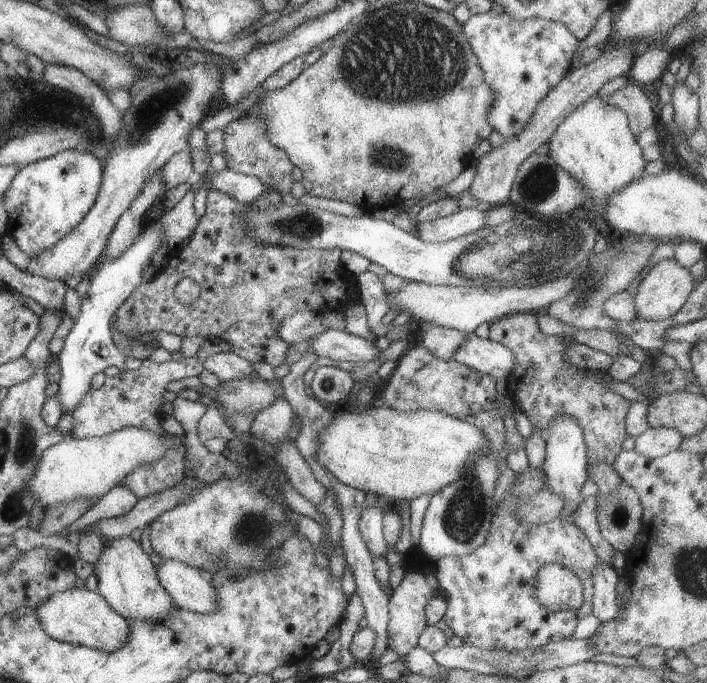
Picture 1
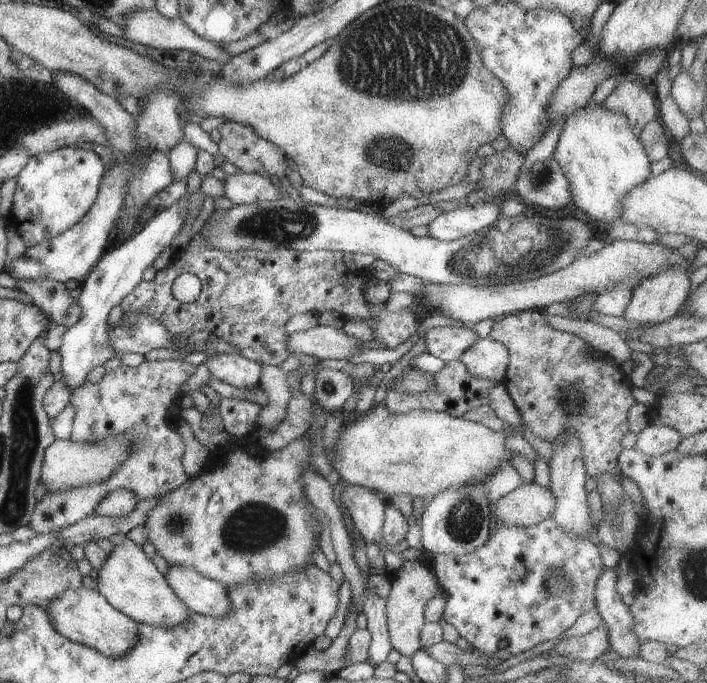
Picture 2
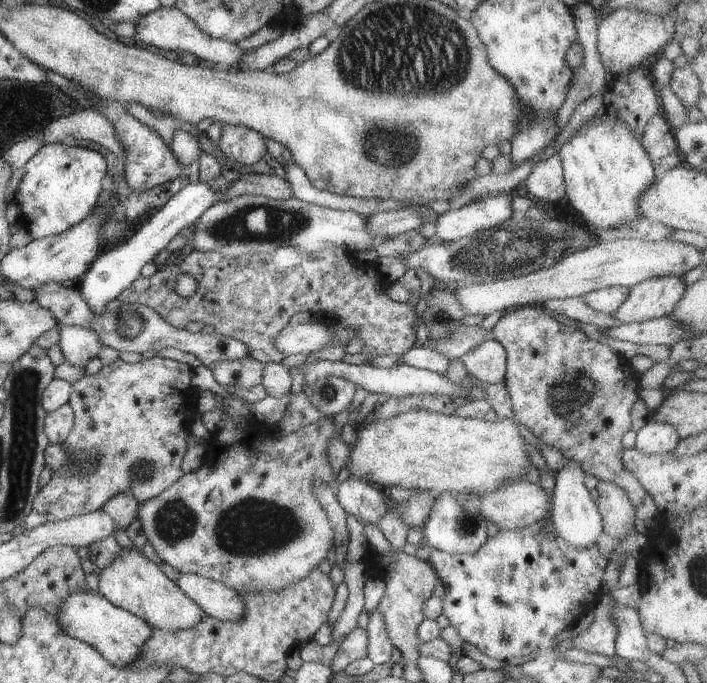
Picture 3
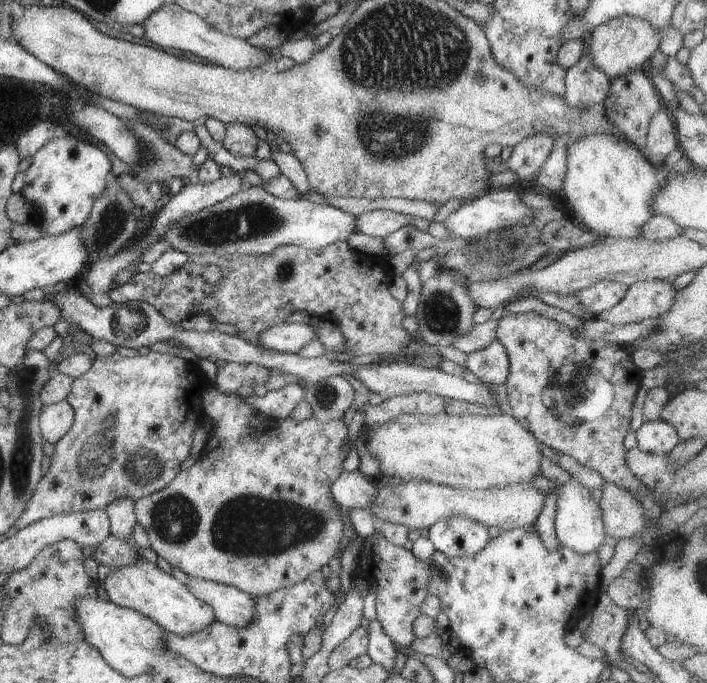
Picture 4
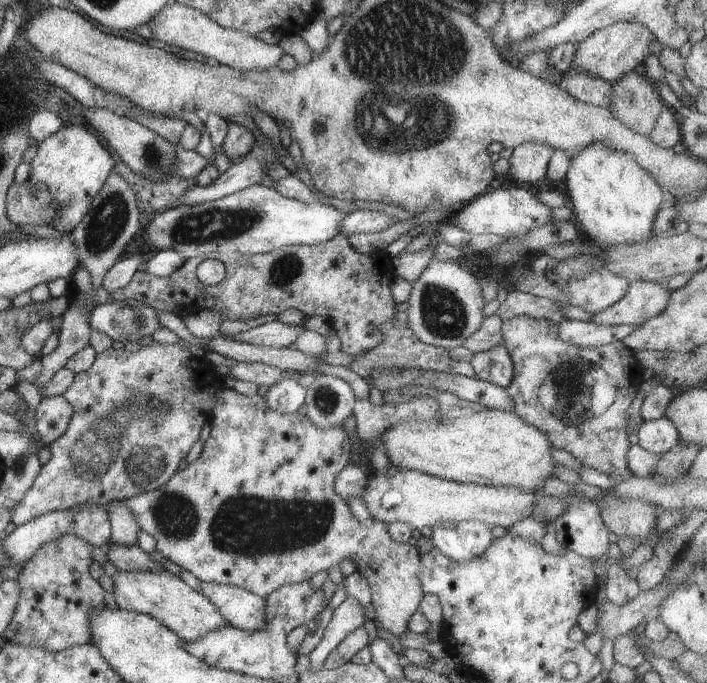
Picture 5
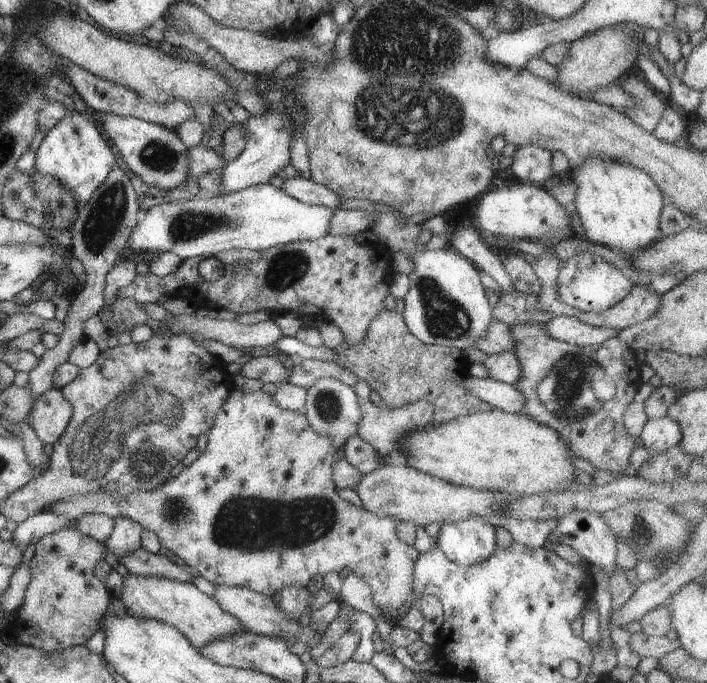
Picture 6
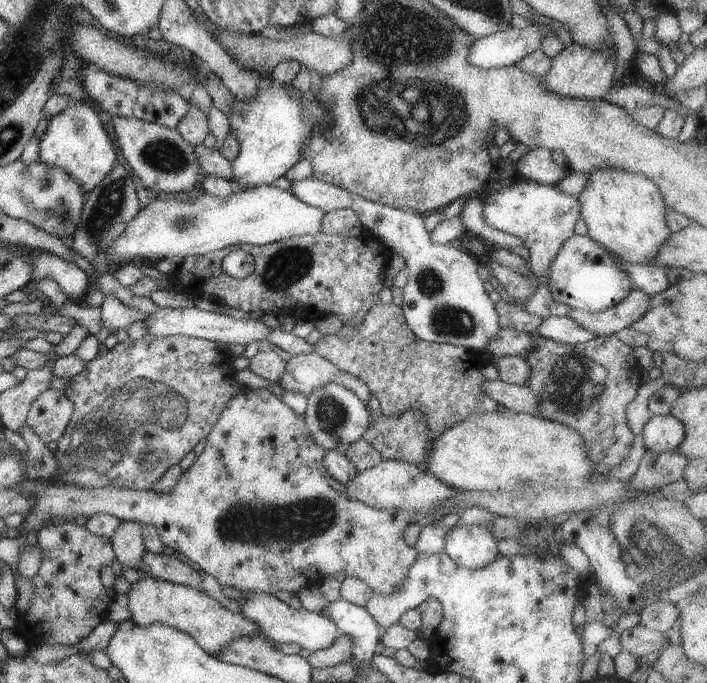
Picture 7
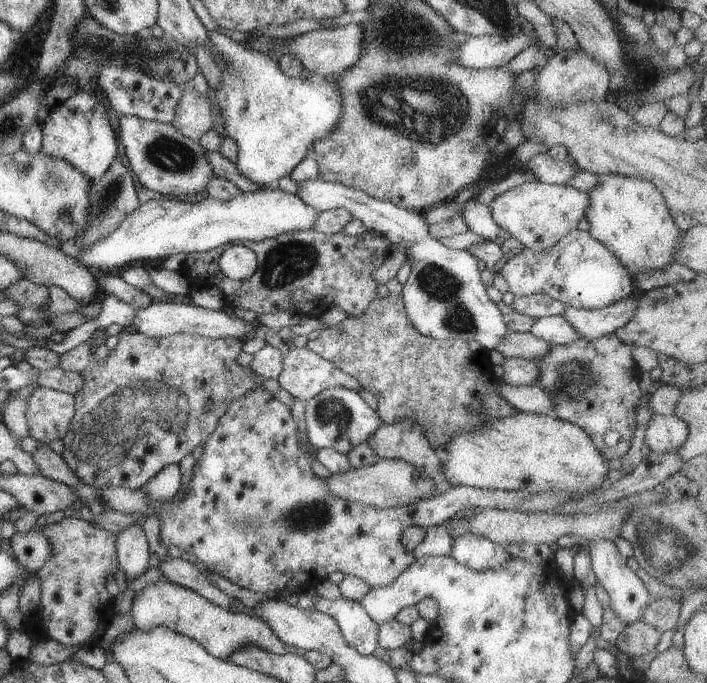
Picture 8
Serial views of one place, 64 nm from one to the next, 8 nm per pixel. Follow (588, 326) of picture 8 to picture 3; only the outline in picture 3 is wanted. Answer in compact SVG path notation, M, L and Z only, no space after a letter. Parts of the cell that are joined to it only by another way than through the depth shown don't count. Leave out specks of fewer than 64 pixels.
M654 277L629 287L628 298L613 315L626 324L668 317L684 296L683 277Z

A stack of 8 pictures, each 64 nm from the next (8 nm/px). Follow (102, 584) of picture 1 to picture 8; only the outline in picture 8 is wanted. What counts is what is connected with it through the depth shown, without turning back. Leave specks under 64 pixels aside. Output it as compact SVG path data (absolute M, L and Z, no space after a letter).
M162 580L158 584L150 584L146 589L137 592L133 598L131 610L135 628L142 632L152 632L158 626L168 628L176 634L182 634L198 642L204 650L220 660L228 661L230 654L234 654L236 650L244 646L264 648L278 655L296 652L296 648L282 642L274 634L274 630L268 626L268 622L262 618L230 612L209 602L198 592L183 588L174 582Z

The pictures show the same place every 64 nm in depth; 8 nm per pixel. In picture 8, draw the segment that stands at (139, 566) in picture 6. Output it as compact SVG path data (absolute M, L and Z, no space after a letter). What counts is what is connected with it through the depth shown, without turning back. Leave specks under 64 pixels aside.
M168 558L161 560L158 564L158 570L162 570L162 576L166 581L174 582L183 588L188 588L194 592L198 592L200 596L206 598L209 602L220 606L230 612L235 612L231 608L232 600L238 600L233 596L222 592L218 586L210 584L204 572L200 572L196 564L190 564L181 558Z

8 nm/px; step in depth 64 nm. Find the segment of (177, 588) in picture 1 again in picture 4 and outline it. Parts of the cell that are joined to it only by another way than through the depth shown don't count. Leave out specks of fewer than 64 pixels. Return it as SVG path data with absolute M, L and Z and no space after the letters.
M190 577L185 585L198 600L210 605L221 623L235 627L246 627L252 623L255 603L248 593L200 577Z

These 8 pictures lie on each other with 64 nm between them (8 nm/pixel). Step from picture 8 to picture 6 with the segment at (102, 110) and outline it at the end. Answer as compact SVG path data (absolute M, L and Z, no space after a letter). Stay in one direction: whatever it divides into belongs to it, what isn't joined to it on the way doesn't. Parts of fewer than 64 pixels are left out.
M68 112L52 130L43 138L35 154L34 169L46 176L53 176L66 189L72 191L78 204L78 211L82 205L89 202L94 191L106 180L110 171L116 167L116 156L111 151L106 140L102 138L98 126L88 120L86 116L77 112Z

